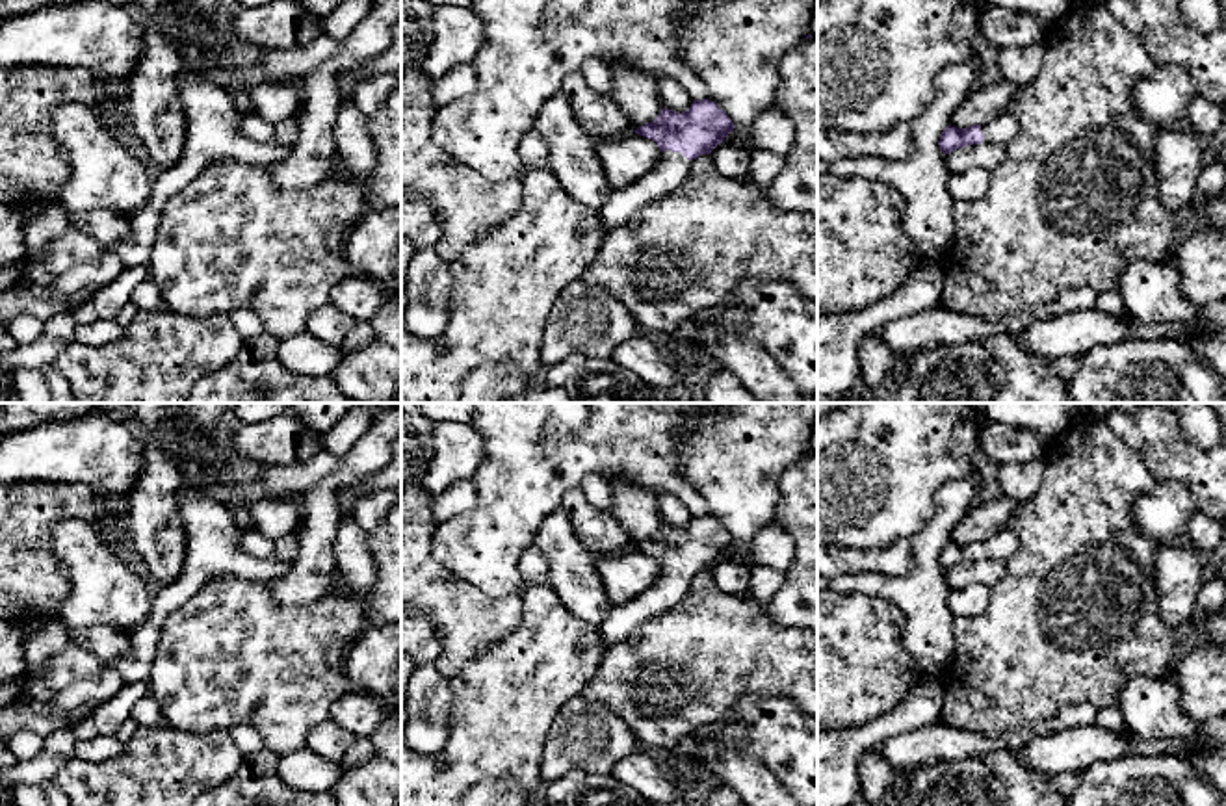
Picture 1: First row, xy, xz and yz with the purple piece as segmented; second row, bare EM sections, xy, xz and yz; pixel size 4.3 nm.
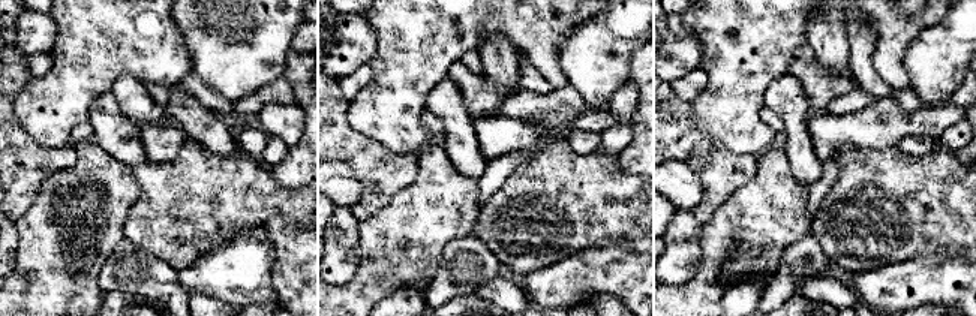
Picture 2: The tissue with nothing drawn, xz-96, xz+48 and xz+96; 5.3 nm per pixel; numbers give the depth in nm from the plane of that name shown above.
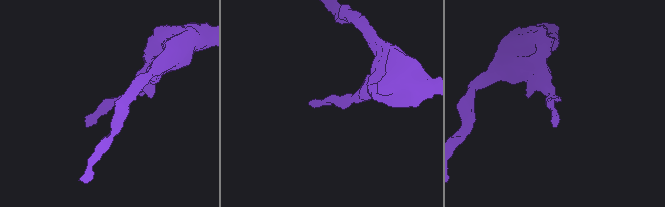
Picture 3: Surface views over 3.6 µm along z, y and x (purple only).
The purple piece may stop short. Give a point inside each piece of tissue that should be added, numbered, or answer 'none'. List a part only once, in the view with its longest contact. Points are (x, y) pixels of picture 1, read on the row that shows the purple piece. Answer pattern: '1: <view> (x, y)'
1: xz (673, 168)

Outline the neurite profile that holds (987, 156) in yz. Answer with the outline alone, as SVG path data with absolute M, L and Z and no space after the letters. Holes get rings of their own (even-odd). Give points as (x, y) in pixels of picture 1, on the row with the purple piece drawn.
M979 143L957 149L944 154L946 165L951 173L962 173L968 169L996 169L1007 156L1007 145L1003 143Z

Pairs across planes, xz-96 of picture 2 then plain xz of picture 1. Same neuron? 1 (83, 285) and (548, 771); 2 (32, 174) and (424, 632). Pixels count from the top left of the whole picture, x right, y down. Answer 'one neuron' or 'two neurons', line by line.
1: two neurons
2: two neurons

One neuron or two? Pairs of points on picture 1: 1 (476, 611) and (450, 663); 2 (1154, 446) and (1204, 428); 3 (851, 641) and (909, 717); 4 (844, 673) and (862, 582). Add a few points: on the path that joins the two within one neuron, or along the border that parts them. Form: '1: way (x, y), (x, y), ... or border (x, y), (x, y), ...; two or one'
1: way (467, 624), (457, 650); one
2: border (1178, 422), (1191, 444), (1206, 448); two
3: border (926, 675), (894, 708), (859, 725); two
4: border (836, 589), (885, 597), (901, 610); two

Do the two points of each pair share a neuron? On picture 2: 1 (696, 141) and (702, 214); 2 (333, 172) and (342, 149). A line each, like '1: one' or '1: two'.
1: one
2: two

